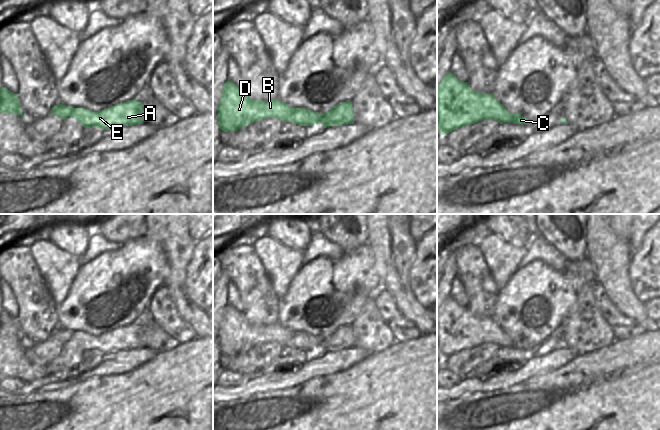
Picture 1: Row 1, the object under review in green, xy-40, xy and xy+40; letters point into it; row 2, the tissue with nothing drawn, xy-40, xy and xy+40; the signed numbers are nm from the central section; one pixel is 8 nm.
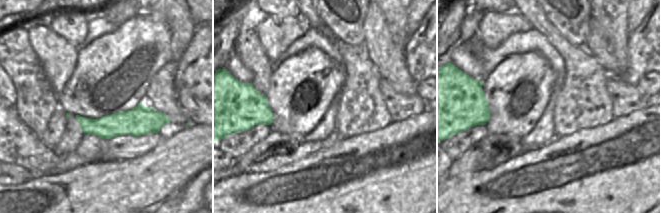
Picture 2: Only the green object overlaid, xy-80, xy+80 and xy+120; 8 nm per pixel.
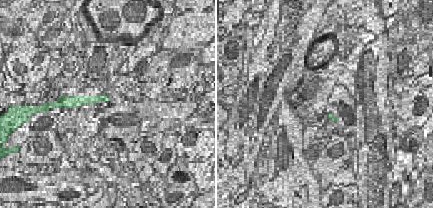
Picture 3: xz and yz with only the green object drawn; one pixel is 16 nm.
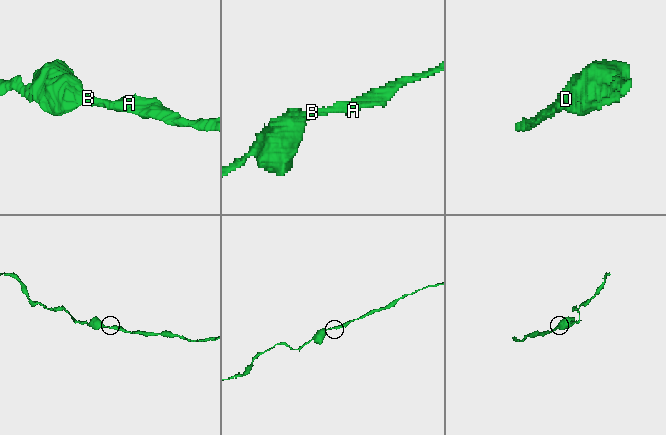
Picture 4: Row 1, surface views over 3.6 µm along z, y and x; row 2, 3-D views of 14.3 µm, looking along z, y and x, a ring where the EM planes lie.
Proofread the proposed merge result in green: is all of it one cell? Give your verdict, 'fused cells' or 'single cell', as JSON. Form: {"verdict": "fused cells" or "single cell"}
{"verdict": "single cell"}

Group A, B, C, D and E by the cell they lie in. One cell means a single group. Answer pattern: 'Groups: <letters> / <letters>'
Groups: A B C D E.

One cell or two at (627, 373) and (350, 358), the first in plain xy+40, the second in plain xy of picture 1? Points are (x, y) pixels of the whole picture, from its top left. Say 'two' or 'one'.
two

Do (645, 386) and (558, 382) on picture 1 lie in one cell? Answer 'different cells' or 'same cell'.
same cell

